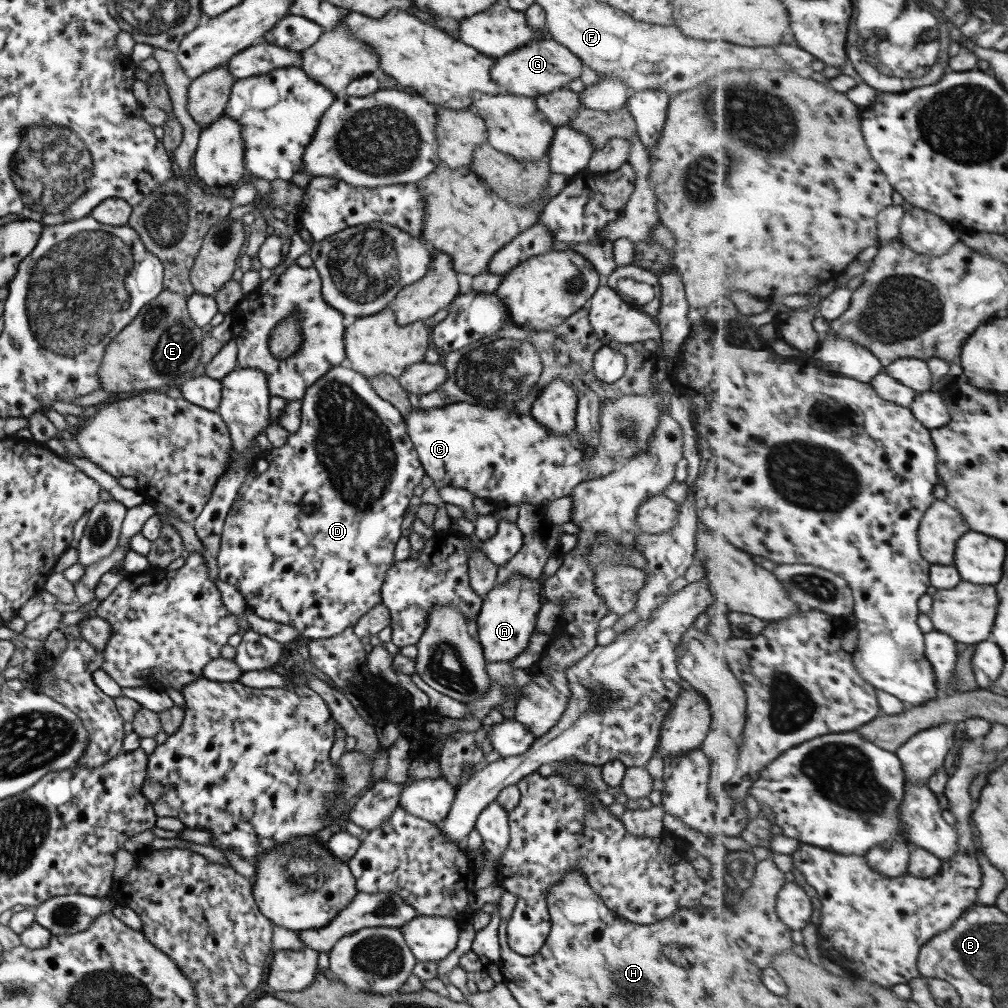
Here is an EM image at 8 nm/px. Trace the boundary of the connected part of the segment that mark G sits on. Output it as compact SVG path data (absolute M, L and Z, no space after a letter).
M546 37L497 57L491 65L490 76L501 92L533 99L537 95L561 89L567 86L567 82L579 78L581 63L570 50Z

